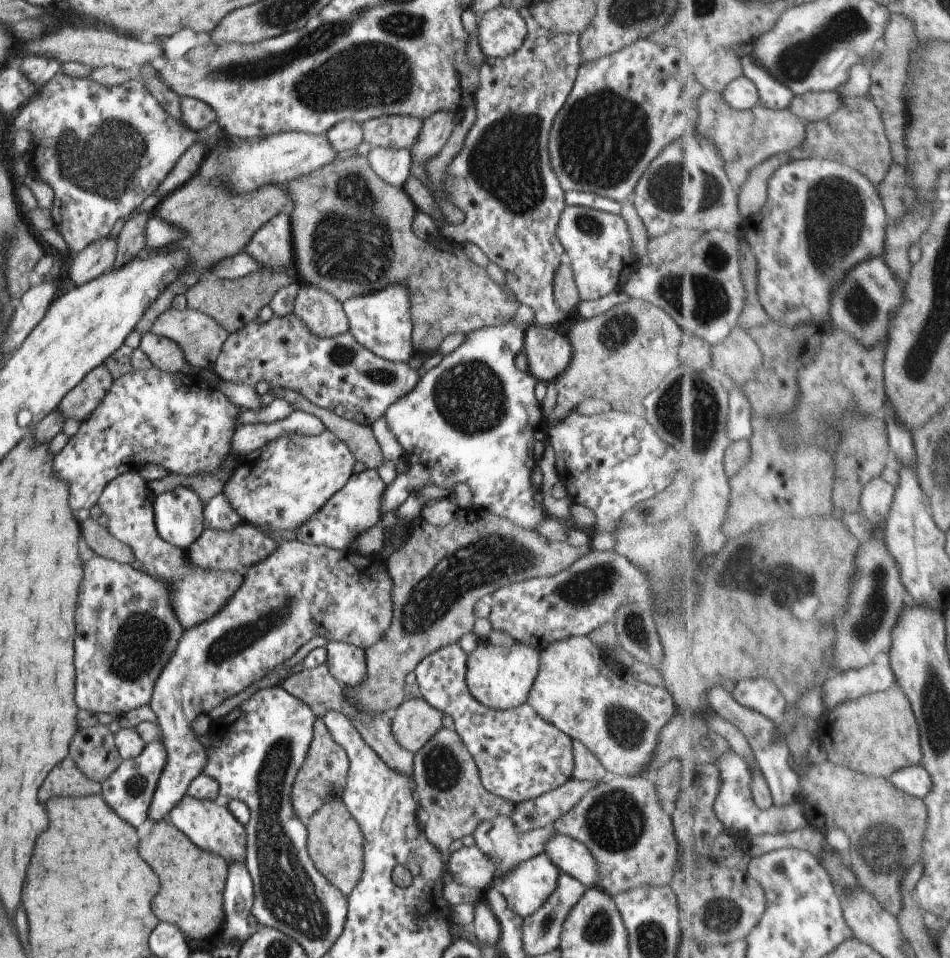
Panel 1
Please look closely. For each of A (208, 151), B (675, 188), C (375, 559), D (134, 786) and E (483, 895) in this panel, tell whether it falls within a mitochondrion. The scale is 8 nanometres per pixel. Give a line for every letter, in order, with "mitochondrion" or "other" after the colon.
A: other
B: mitochondrion
C: other
D: mitochondrion
E: other

